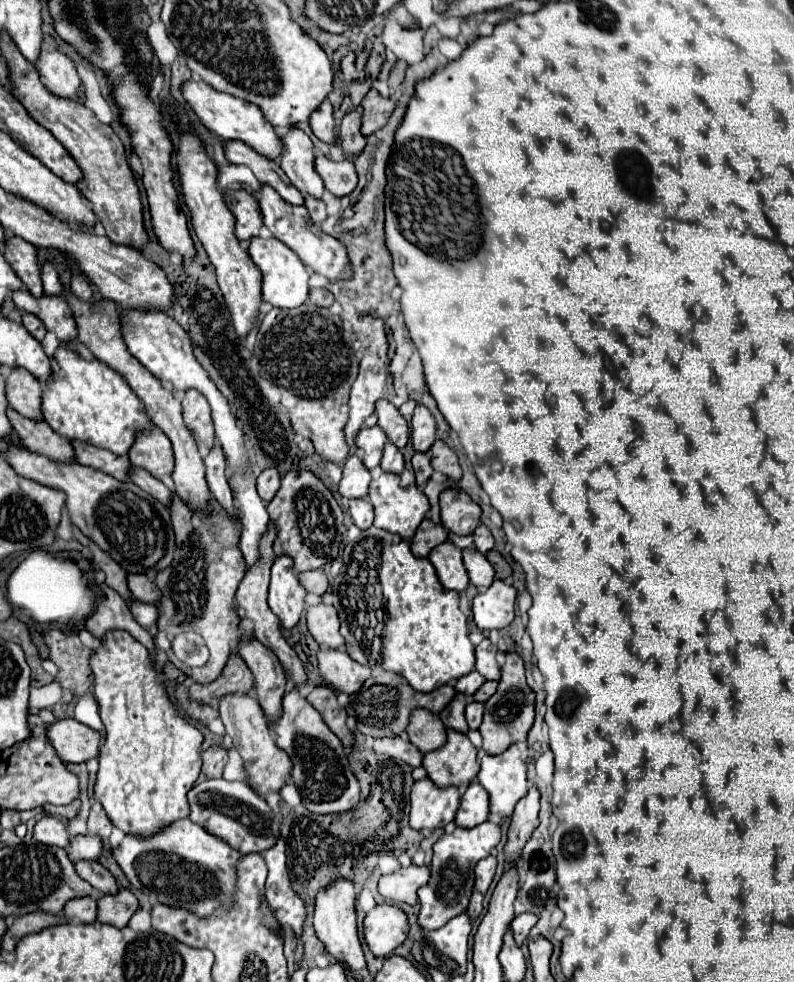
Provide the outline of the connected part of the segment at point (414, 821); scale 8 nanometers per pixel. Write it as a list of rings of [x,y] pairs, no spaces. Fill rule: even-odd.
[[[429,777],[415,781],[411,789],[411,827],[417,831],[433,831],[455,819],[459,807],[459,789],[439,789]]]

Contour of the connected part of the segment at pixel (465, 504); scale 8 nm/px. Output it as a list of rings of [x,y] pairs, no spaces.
[[[447,489],[441,493],[441,523],[455,535],[471,535],[481,517],[481,507],[463,491]]]

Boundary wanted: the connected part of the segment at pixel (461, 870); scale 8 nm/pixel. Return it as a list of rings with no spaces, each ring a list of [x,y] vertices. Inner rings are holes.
[[[485,821],[473,829],[453,829],[453,833],[445,833],[433,845],[433,863],[431,863],[431,879],[423,889],[419,889],[419,927],[423,931],[433,931],[443,927],[451,917],[467,911],[469,897],[473,893],[473,869],[477,861],[489,857],[497,843],[501,841],[501,829],[497,823]]]

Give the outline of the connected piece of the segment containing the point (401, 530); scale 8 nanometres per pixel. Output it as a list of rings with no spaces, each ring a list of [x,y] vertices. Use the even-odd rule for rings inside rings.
[[[381,473],[381,477],[373,479],[369,485],[369,501],[375,507],[375,527],[381,527],[385,531],[397,533],[405,539],[411,539],[415,529],[419,527],[419,523],[423,521],[425,513],[429,511],[429,501],[425,497],[425,493],[421,493],[417,489],[417,485],[407,485],[401,487],[399,485],[399,475],[395,473]]]

